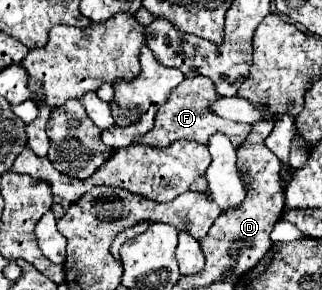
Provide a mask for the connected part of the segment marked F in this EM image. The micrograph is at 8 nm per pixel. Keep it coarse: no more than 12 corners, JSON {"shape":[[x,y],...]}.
{"shape":[[206,76],[186,78],[158,110],[140,144],[208,144],[222,132],[238,148],[250,124],[224,122]]}

